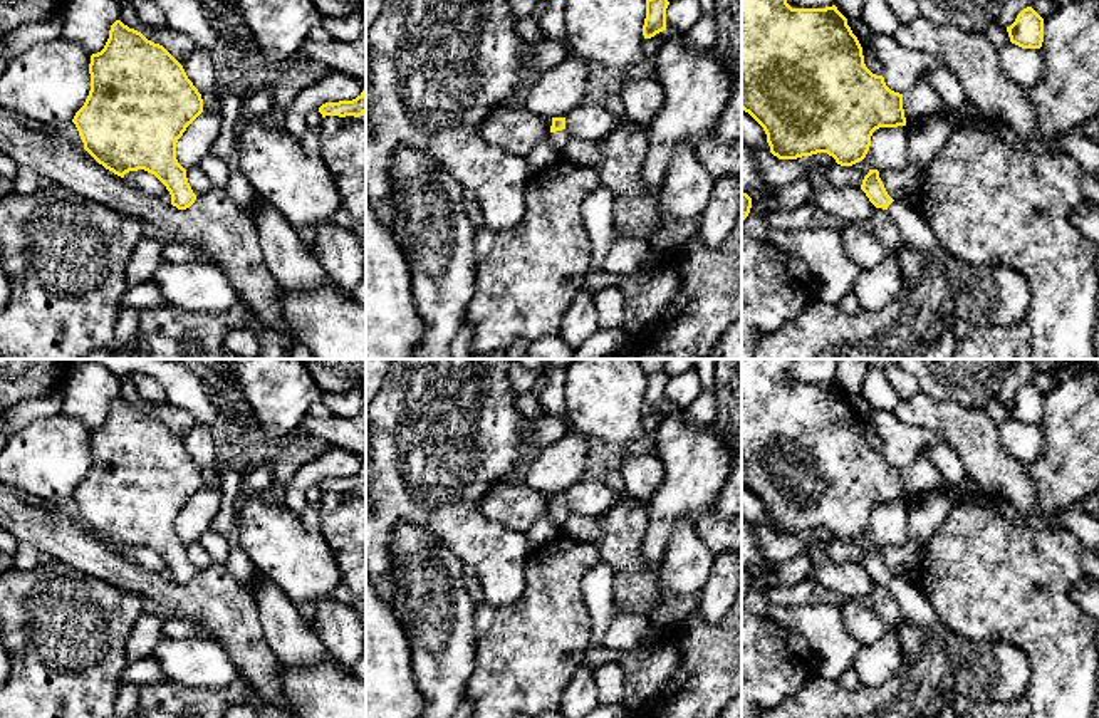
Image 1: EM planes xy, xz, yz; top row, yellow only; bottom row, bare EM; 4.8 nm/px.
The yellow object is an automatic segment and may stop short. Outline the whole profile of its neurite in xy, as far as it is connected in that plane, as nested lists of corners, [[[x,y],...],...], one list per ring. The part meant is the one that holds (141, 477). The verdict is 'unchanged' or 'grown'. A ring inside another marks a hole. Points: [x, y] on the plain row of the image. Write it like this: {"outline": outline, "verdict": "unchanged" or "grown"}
{"outline": [[[116,396],[104,424],[91,431],[89,450],[89,471],[72,495],[84,525],[121,554],[138,545],[154,550],[169,567],[173,582],[190,584],[196,570],[176,535],[176,518],[203,488],[203,475],[183,441],[163,421]]], "verdict": "unchanged"}

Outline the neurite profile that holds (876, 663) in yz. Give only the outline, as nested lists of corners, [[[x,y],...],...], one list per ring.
[[[894,627],[872,644],[862,644],[861,651],[852,661],[862,688],[878,688],[889,681],[903,664],[901,641]]]

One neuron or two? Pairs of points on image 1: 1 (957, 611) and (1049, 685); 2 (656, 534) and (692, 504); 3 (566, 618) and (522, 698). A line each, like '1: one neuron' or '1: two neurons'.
1: one neuron
2: one neuron
3: one neuron

